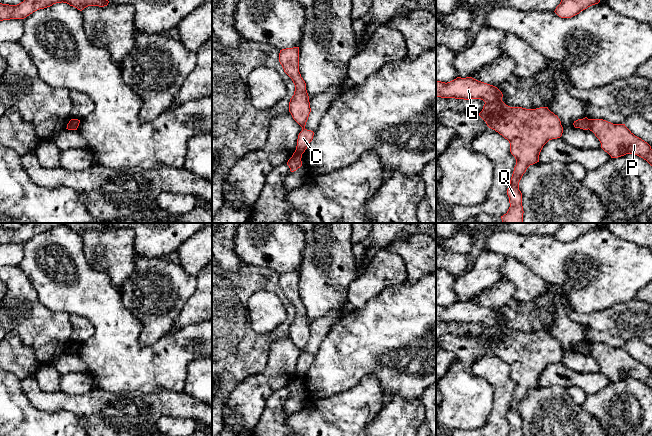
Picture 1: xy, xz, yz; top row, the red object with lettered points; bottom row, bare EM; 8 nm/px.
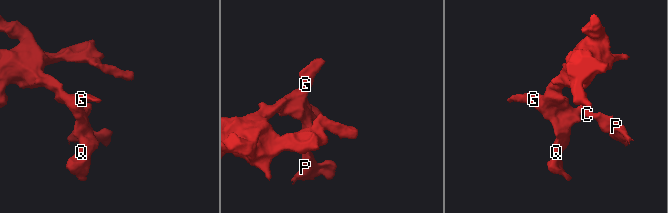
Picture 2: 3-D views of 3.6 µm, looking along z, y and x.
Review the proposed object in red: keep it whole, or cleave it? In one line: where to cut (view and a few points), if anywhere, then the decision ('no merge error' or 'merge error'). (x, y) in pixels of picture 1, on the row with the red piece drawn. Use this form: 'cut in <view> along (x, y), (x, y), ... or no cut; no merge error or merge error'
cut in yz along (589, 119), (587, 128); merge error

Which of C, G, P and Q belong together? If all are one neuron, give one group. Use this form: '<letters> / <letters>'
C G Q / P

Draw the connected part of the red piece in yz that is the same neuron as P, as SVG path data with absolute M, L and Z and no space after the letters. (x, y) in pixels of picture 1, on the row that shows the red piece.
M589 119L588 129L599 139L601 148L611 158L634 154L652 166L651 146L635 136L625 124L613 124L603 119Z

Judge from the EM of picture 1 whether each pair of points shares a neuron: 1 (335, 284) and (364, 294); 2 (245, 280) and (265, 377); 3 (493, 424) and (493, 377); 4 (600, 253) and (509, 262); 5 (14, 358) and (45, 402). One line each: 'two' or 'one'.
1: two
2: two
3: one
4: two
5: two

